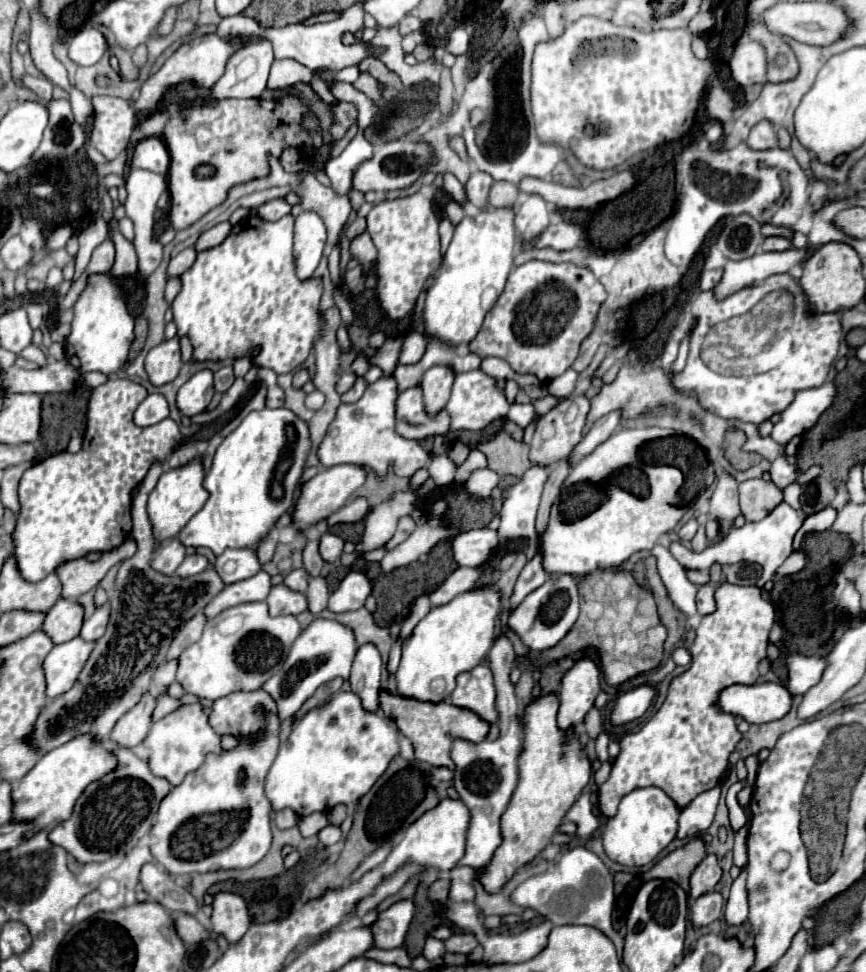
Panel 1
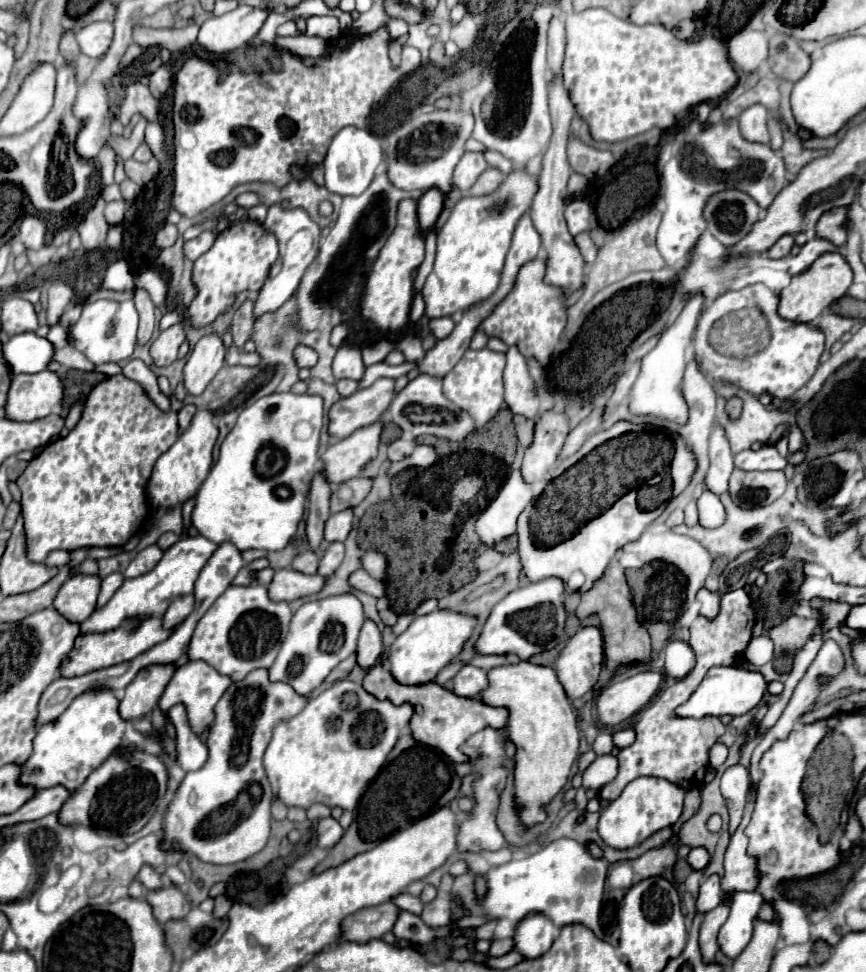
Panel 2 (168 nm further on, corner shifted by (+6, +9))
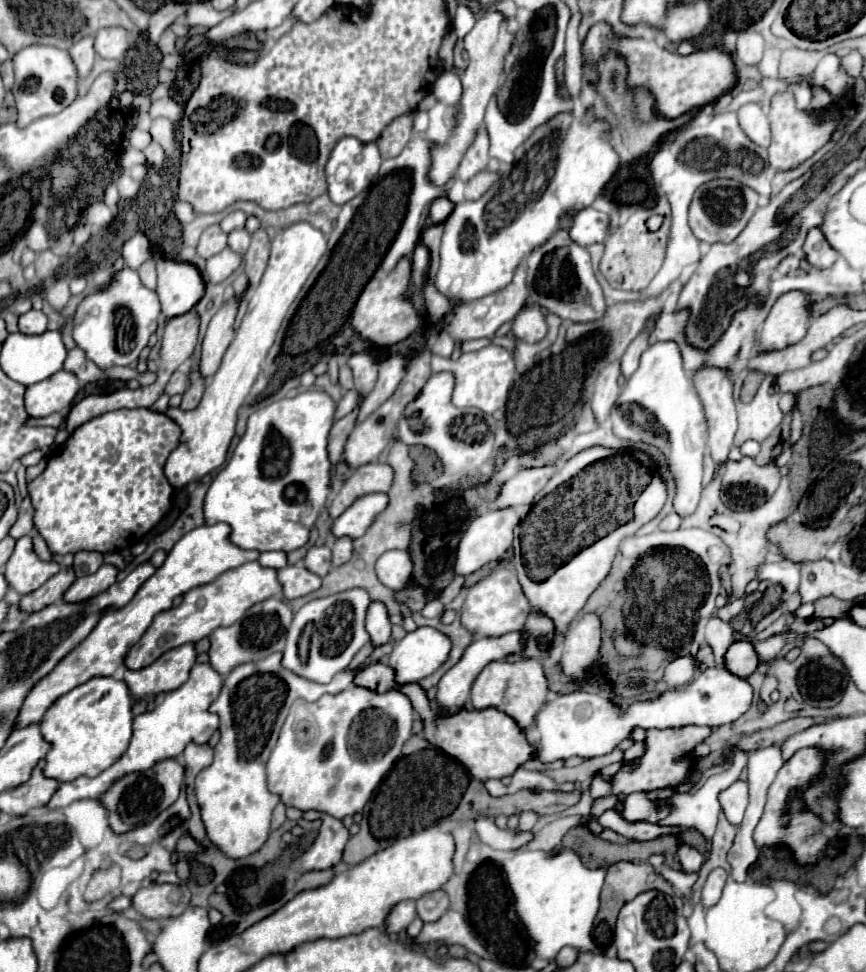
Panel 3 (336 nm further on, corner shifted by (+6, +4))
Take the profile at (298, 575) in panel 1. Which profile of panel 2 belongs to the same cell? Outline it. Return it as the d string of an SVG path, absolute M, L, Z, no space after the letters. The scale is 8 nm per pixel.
M304 551L300 553L292 565L290 565L294 571L300 571L300 573L306 573L306 575L314 575L316 573L316 567L318 567L318 555L312 553L312 551Z

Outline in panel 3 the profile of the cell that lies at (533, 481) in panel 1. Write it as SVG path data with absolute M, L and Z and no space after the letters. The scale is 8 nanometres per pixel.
M506 508L506 510L490 510L482 516L478 516L468 530L464 532L464 536L458 542L456 548L456 562L454 562L454 572L458 576L468 576L476 570L480 570L482 566L486 566L492 560L498 560L510 546L512 546L512 538L514 538L514 528L520 524L520 516L516 512L516 508Z

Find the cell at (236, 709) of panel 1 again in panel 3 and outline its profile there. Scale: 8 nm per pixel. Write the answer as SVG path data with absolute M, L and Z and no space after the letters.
M196 664L190 672L188 682L184 682L180 688L176 688L172 692L166 692L162 702L154 710L142 712L134 718L132 742L130 742L126 754L116 764L112 764L110 768L106 768L104 772L100 772L94 778L80 776L72 782L62 782L60 788L56 790L56 794L52 796L52 800L48 802L48 808L66 808L72 802L82 800L82 798L100 798L122 776L132 774L132 772L150 770L154 764L158 764L166 758L180 756L188 742L206 744L210 740L210 736L218 730L218 716L210 714L208 706L220 694L220 684L222 684L222 676L210 664Z

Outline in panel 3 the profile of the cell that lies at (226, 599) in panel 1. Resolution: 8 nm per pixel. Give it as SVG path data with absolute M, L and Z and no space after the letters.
M262 552L258 562L262 566L270 566L270 568L278 570L278 568L284 568L288 564L288 556L286 556L286 552Z

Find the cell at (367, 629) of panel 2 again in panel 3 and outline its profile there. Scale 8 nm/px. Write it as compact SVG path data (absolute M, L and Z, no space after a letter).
M372 602L368 606L366 628L368 628L368 634L370 634L370 638L376 646L386 644L390 640L392 624L390 624L390 618L388 618L388 610L382 602Z

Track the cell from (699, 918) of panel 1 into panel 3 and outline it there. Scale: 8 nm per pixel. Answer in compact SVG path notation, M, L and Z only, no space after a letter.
M716 868L716 870L710 872L710 876L708 876L708 880L702 888L702 904L706 908L710 908L712 904L716 904L716 900L720 900L726 878L728 878L728 872L724 868Z

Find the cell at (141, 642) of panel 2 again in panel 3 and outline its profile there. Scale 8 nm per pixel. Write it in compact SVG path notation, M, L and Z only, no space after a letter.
M246 562L234 570L228 570L228 572L220 574L214 582L192 588L184 596L184 600L178 608L160 612L154 618L154 622L150 624L150 628L144 632L144 636L130 648L124 664L126 664L126 668L140 670L140 668L152 664L156 658L160 658L166 650L182 646L186 642L202 640L202 638L210 636L214 628L230 626L236 620L240 620L254 604L264 602L272 596L280 596L280 594L282 594L282 584L278 582L274 568L260 566L258 562Z

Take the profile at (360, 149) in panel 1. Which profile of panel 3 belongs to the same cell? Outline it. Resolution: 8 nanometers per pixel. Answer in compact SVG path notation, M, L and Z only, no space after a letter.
M342 138L334 150L332 156L326 164L326 180L328 180L328 194L332 198L334 204L346 204L348 200L352 200L354 196L358 196L364 188L368 188L368 184L372 184L372 180L378 176L382 158L380 152L376 148L374 142L364 144L356 138Z

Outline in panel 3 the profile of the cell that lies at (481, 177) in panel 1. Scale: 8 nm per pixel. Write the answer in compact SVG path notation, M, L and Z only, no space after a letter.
M482 126L476 134L476 138L472 140L472 144L468 146L460 166L458 166L458 172L456 176L460 180L470 180L474 174L486 170L486 164L488 164L490 156L488 156L488 132L486 128Z

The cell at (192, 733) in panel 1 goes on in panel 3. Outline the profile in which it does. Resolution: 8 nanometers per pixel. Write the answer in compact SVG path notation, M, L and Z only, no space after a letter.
M188 744L184 754L182 754L186 768L192 770L192 774L198 774L200 770L204 770L208 764L212 764L212 756L210 756L210 746L208 744Z

